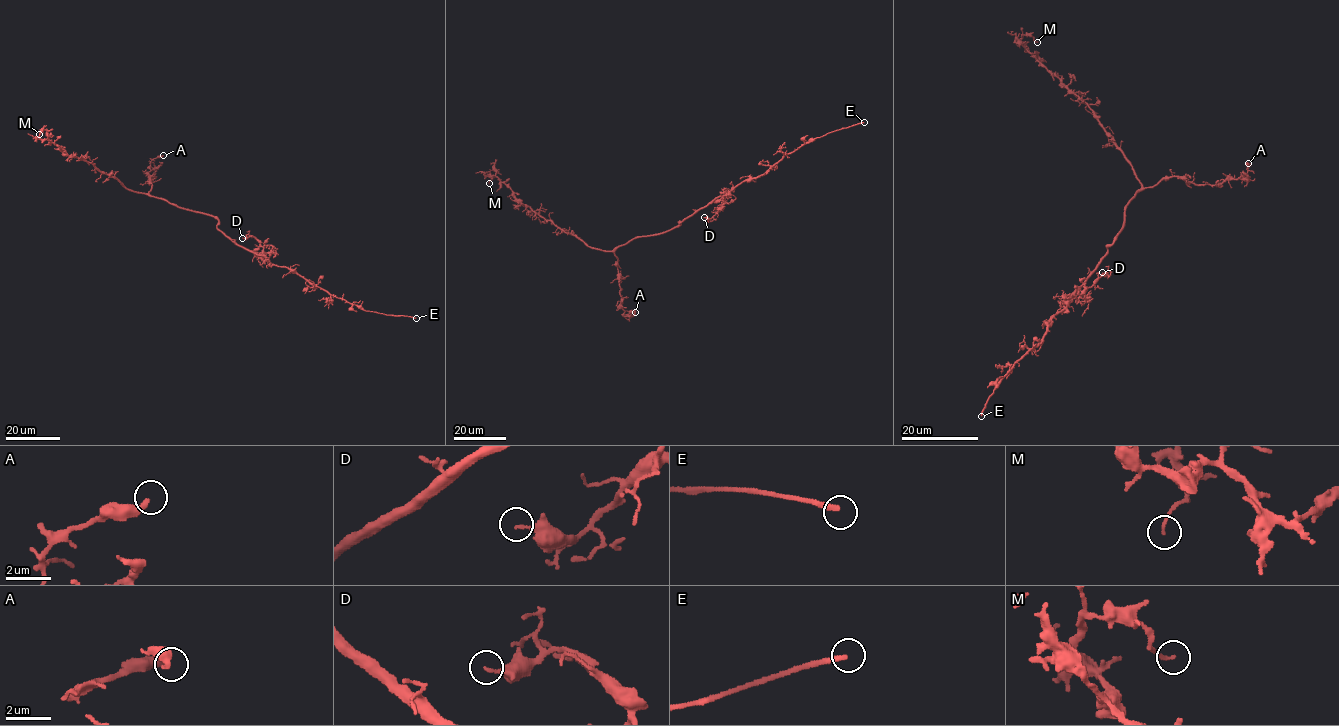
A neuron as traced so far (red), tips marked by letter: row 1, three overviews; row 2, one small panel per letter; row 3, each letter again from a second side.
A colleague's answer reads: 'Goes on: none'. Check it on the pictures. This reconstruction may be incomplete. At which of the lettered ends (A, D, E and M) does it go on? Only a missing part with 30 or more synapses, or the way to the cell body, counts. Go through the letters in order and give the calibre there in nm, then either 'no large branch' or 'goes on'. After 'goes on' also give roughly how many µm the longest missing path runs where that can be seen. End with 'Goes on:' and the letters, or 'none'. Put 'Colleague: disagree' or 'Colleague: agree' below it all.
A: 280 nm | no large branch
D: 180 nm | no large branch
E: 240 nm | goes on | 25 µm
M: 120 nm | no large branch
Goes on: E
Colleague: disagree

